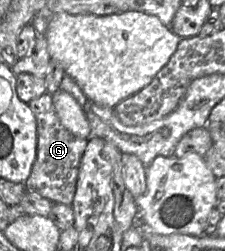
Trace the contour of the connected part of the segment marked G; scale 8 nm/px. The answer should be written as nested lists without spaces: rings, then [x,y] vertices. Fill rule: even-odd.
[[[45,92],[29,103],[37,122],[37,156],[30,176],[25,181],[26,191],[38,194],[53,203],[71,205],[76,193],[77,179],[82,156],[89,139],[72,134],[61,123],[52,95]]]

